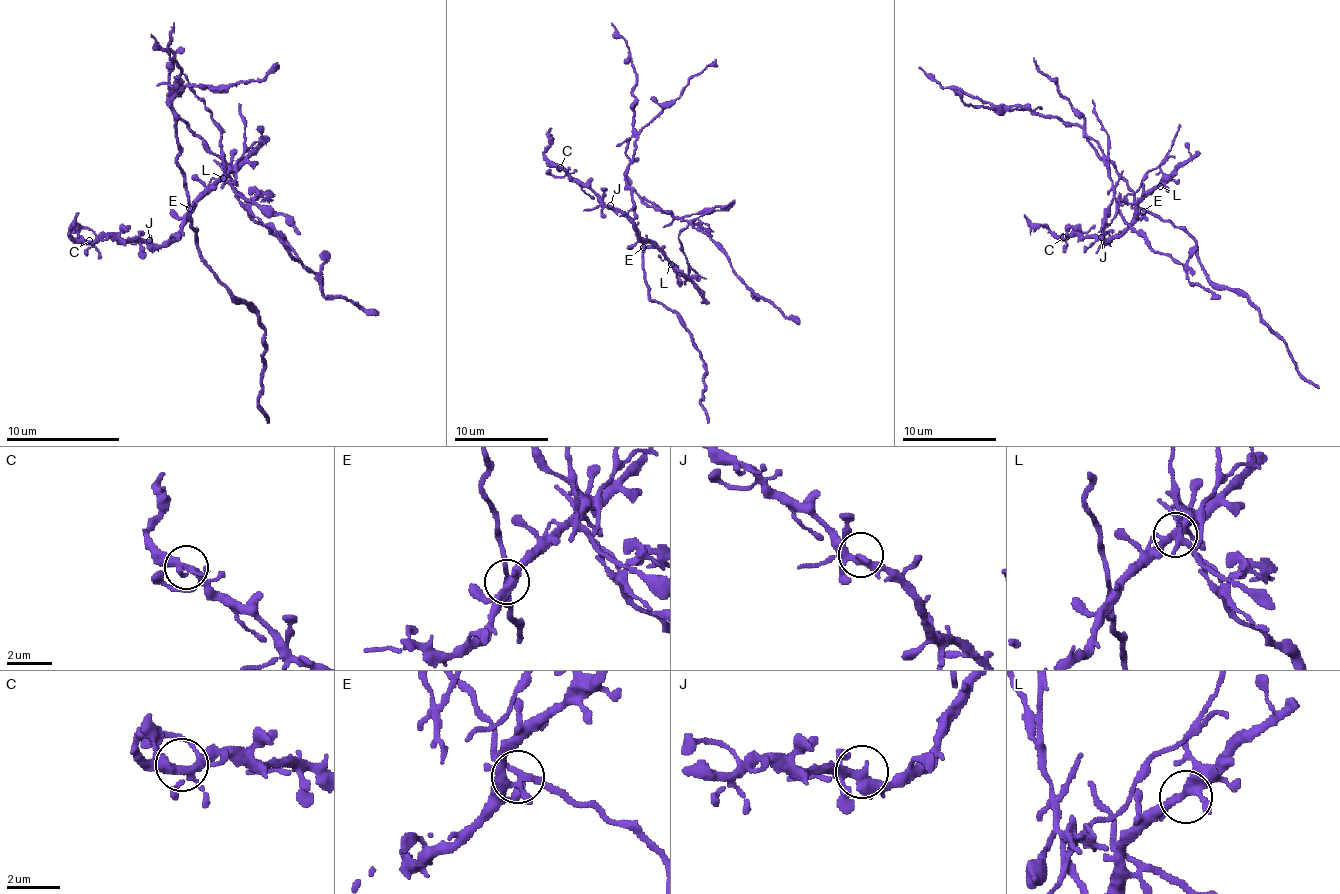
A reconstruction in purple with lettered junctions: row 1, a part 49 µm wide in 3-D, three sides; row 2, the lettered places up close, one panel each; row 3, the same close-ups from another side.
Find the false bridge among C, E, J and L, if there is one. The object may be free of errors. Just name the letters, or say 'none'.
E

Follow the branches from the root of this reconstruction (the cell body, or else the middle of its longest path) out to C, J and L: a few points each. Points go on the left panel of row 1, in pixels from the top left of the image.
C: (177, 161), (191, 212), (174, 237), (160, 246), (112, 237), (89, 240)
J: (177, 161), (191, 212), (174, 237), (160, 246), (154, 246), (149, 240)
L: (177, 161), (186, 195), (191, 201), (223, 178)

